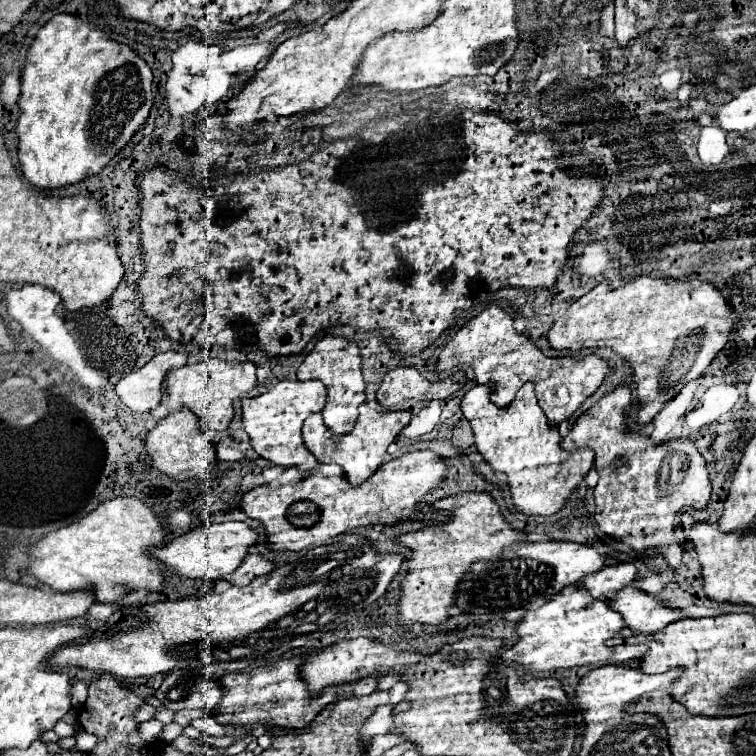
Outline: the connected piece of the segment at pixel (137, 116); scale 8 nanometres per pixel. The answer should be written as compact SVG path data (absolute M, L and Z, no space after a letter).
M54 15L34 37L22 69L20 117L16 123L20 171L36 189L60 189L100 173L146 123L154 103L152 71L138 53L94 29L86 17Z

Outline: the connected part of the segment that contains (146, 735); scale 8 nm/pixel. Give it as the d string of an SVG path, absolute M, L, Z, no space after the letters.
M150 719L150 721L146 721L146 723L140 723L140 725L138 725L138 735L140 735L144 741L148 741L148 743L150 743L150 741L160 733L160 729L162 729L160 721Z

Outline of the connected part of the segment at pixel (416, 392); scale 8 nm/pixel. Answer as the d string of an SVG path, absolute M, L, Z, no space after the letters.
M396 367L386 373L376 399L384 409L392 409L404 399L426 399L424 395L430 387L432 383L428 383L414 367Z

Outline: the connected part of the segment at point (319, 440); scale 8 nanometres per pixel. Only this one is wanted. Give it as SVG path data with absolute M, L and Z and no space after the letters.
M368 403L360 405L360 415L356 419L354 431L338 437L336 433L332 433L324 421L322 421L322 413L316 413L312 417L308 417L308 421L304 421L302 427L302 435L304 435L304 445L308 447L308 451L320 461L320 463L336 463L342 467L344 477L350 485L360 485L364 483L374 471L378 471L384 465L384 455L388 445L398 437L398 433L410 423L410 413L408 411L388 411L388 413L378 413L372 411Z

